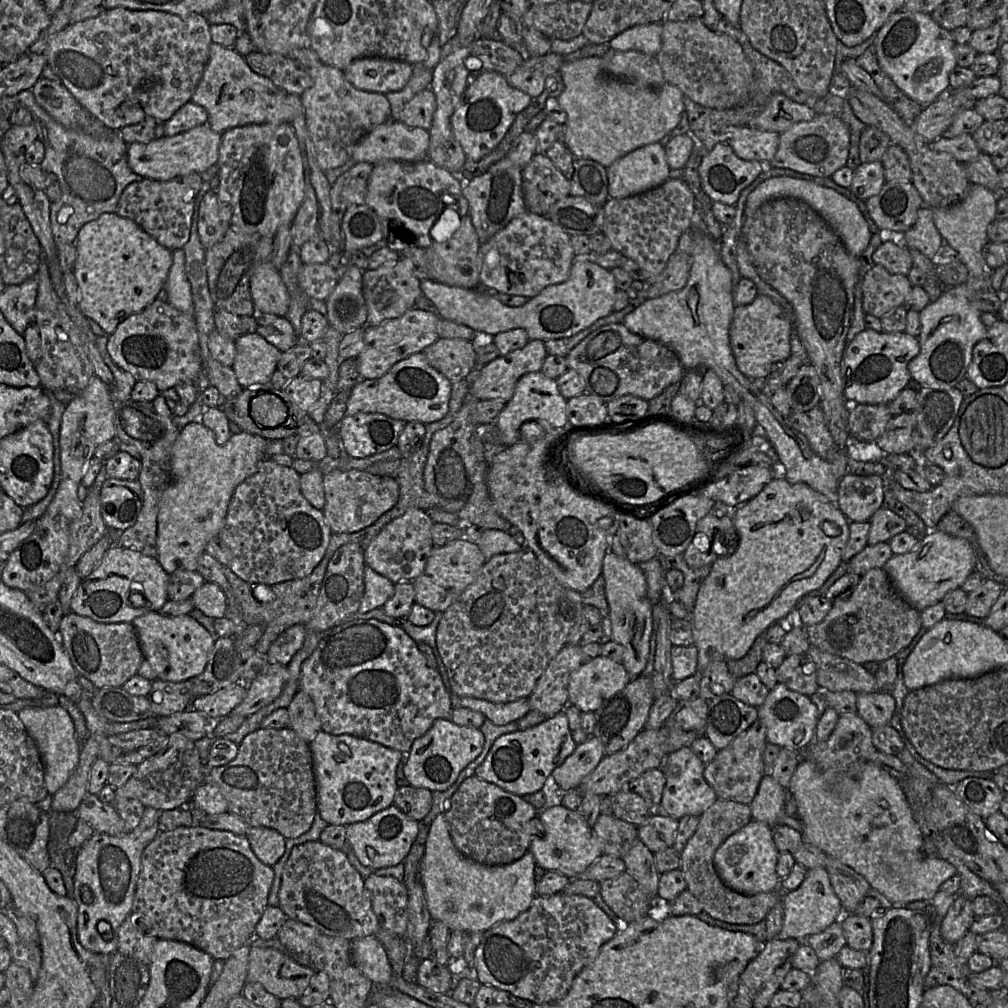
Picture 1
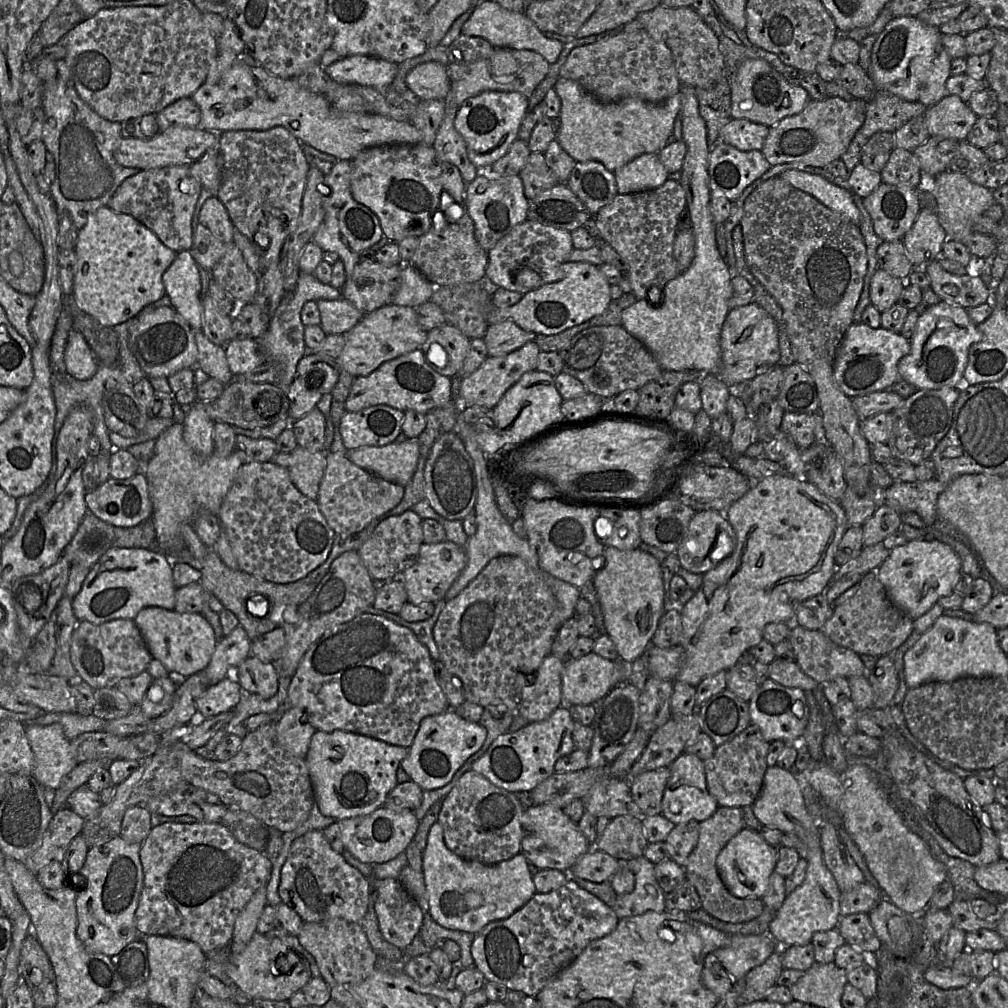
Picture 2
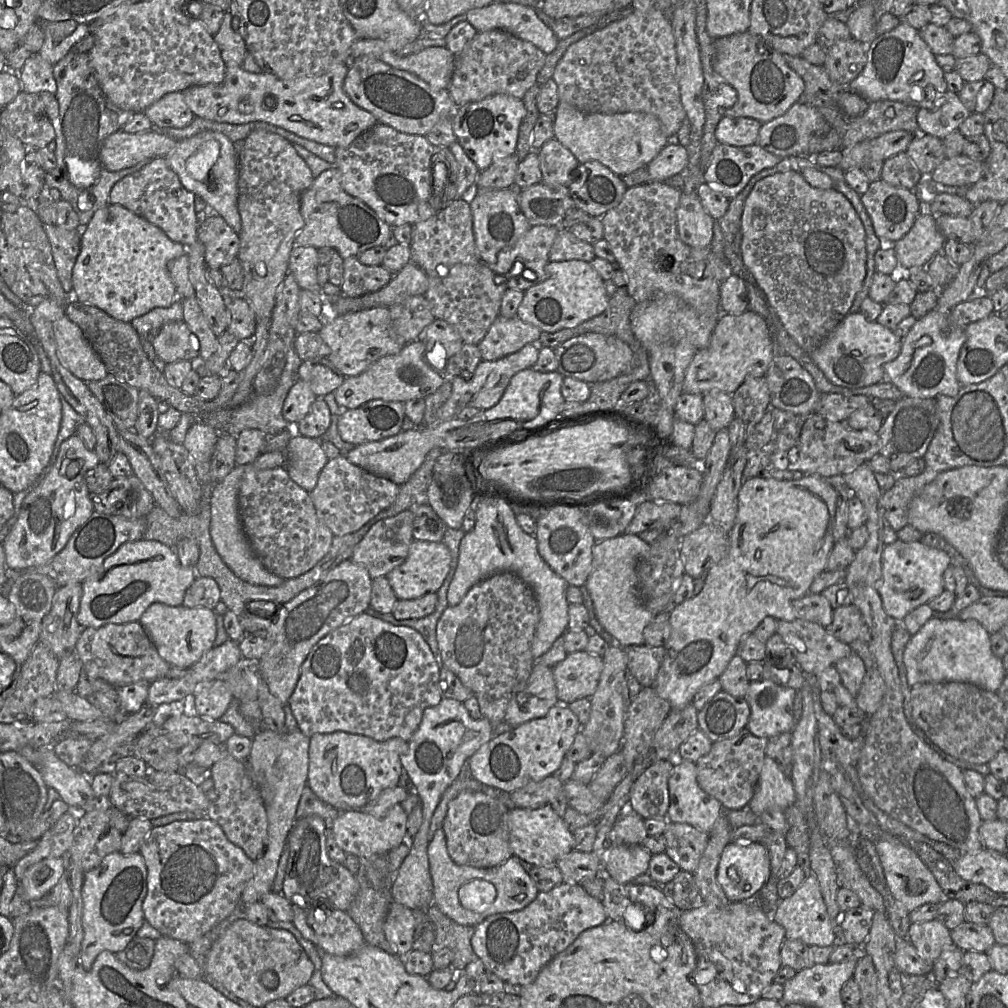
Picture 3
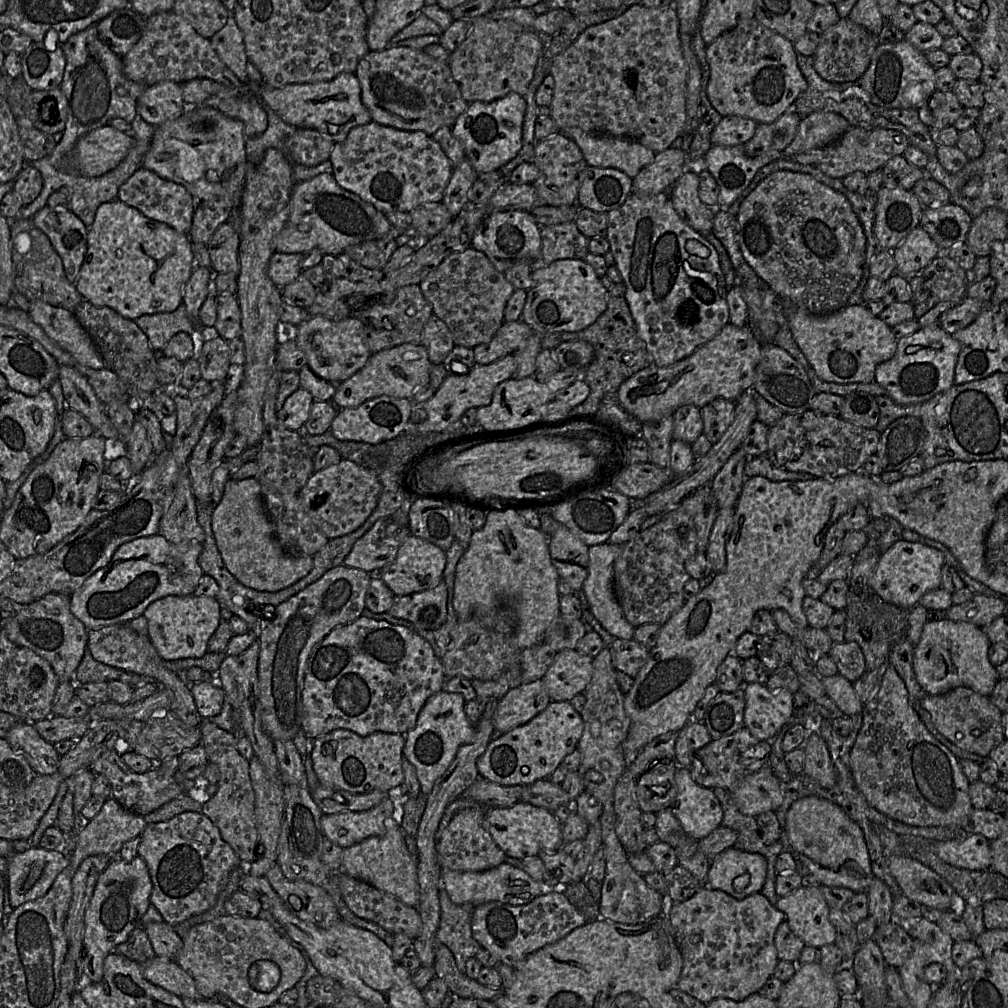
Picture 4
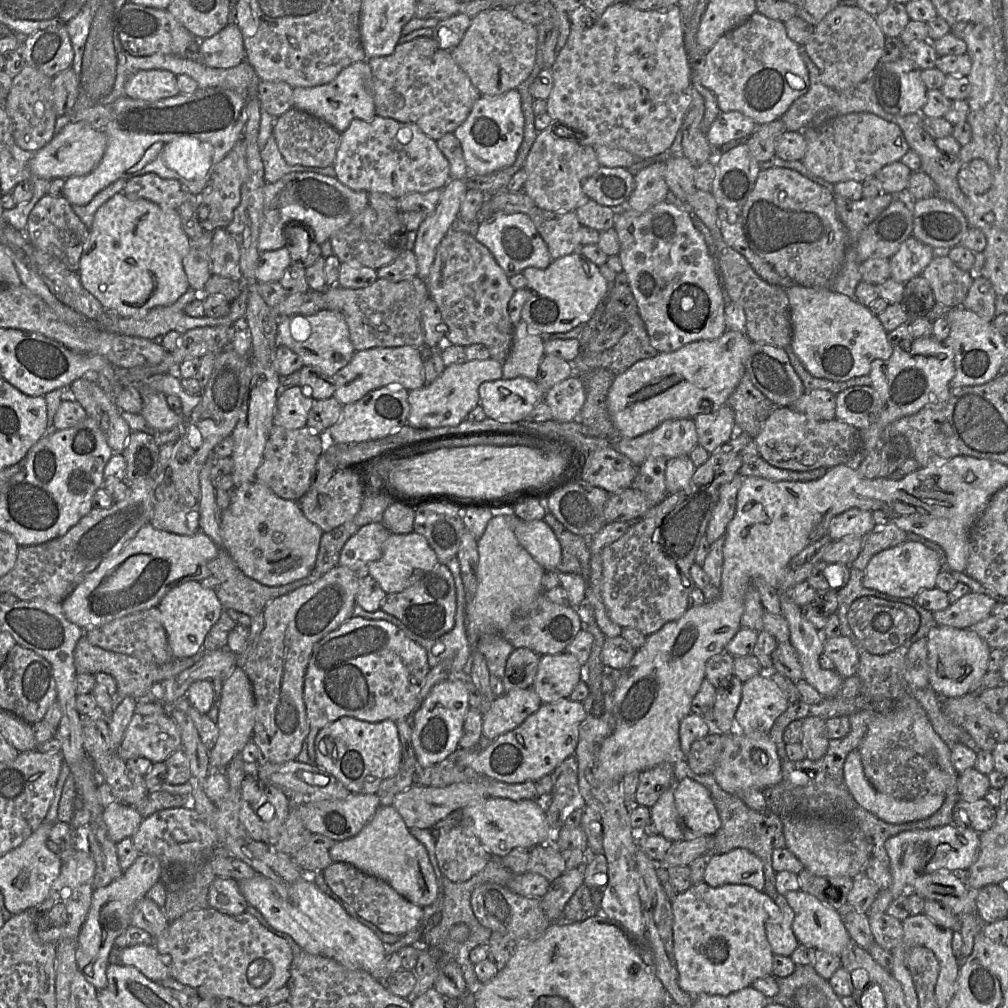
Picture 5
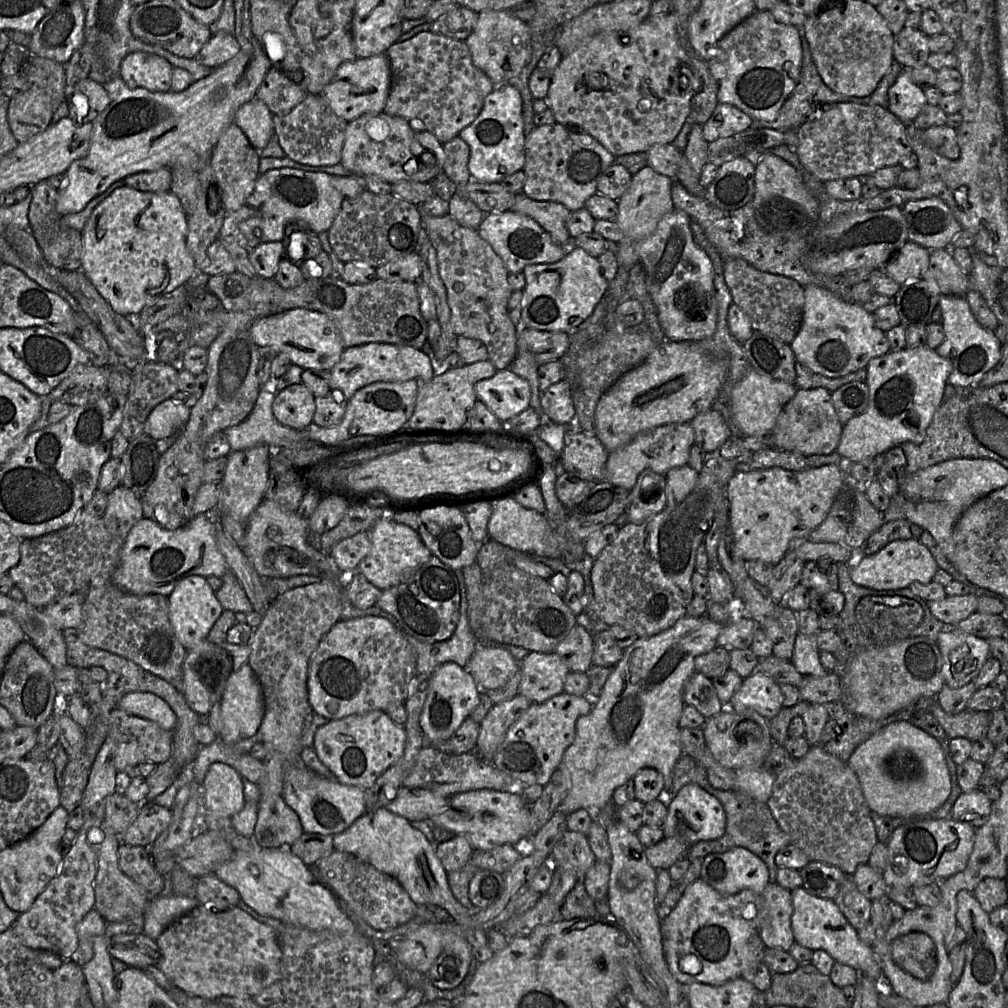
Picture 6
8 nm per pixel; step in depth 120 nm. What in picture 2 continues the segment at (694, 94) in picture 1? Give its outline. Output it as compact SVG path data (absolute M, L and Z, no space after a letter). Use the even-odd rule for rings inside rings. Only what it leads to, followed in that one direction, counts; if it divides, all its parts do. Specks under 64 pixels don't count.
M660 5L641 13L635 20L643 25L643 29L654 40L663 42L671 50L682 86L693 89L709 89L714 86L722 74L724 57L717 36L693 7L669 8Z

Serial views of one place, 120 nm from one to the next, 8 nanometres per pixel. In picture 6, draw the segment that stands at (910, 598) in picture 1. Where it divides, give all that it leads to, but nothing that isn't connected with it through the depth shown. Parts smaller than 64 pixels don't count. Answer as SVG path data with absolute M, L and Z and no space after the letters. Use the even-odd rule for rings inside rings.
M896 540L873 555L858 556L851 564L852 581L862 587L874 590L897 590L908 588L914 582L928 584L933 581L938 565L929 551L919 540Z

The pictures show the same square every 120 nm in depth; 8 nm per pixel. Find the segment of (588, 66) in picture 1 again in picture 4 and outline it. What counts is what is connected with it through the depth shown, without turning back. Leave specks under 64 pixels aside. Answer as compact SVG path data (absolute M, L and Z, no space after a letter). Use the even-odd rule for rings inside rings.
M577 127L561 131L581 149L588 166L616 168L634 178L651 164L656 153L627 137L591 134Z

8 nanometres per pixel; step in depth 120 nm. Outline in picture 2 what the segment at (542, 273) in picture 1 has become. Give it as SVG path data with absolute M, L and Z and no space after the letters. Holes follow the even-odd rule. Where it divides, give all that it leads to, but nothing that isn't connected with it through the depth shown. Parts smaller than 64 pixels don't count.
M527 218L487 252L485 280L494 286L524 295L545 284L560 281L564 277L562 265L568 261L573 249L571 232Z

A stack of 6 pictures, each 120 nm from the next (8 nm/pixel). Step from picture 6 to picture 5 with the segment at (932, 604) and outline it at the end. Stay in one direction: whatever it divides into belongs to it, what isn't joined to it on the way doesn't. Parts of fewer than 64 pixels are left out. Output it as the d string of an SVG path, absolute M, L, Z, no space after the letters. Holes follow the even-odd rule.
M970 592L944 610L933 612L937 625L969 629L991 615L996 601L981 593Z

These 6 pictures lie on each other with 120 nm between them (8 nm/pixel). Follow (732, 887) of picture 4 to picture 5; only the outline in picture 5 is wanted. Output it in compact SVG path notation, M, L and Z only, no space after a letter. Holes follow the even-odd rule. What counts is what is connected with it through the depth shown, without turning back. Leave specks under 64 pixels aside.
M744 848L724 854L712 853L707 857L704 882L711 887L743 884L764 891L764 866L755 854Z

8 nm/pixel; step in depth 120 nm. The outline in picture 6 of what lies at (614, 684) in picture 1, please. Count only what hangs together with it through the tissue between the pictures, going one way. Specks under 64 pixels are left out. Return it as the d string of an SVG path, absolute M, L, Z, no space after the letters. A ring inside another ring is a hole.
M531 651L520 662L518 693L532 703L542 703L564 692L568 665L555 652Z

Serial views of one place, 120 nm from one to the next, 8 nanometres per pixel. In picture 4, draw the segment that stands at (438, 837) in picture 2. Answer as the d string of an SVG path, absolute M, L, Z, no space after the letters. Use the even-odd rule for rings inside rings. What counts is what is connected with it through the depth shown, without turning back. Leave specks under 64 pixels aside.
M505 862L495 868L481 872L455 871L449 868L442 868L441 886L446 890L453 903L457 905L473 905L474 907L491 901L515 906L525 905L548 889L544 883L535 881L522 869Z

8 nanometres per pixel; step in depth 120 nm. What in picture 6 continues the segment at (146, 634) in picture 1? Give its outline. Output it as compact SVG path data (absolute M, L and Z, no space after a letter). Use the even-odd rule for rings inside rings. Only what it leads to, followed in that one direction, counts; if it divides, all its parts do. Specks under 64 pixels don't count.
M189 575L180 580L167 597L170 625L176 638L186 650L206 639L214 622L223 611L215 597L215 592L207 583L206 578L200 575Z

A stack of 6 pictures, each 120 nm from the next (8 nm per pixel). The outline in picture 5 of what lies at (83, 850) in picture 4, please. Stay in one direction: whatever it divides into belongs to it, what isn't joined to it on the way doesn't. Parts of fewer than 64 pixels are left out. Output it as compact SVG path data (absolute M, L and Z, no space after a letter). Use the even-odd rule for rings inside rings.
M113 802L105 807L102 817L109 838L116 845L126 838L131 838L143 819L135 807L119 802Z

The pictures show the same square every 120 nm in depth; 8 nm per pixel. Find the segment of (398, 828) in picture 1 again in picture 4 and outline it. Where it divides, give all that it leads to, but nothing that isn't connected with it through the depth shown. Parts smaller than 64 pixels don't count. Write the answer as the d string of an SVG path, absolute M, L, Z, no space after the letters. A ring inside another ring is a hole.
M387 794L377 805L365 811L323 814L322 830L325 838L346 848L368 837L385 834L393 824L395 809L395 803Z

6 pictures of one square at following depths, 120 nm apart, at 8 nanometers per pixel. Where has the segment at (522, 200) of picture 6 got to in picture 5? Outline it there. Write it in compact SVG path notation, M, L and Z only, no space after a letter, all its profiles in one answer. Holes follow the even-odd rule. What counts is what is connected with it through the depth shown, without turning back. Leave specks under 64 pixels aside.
M537 209L534 215L528 215L534 222L539 234L547 245L553 260L580 251L580 227L581 224L573 212L552 212Z

